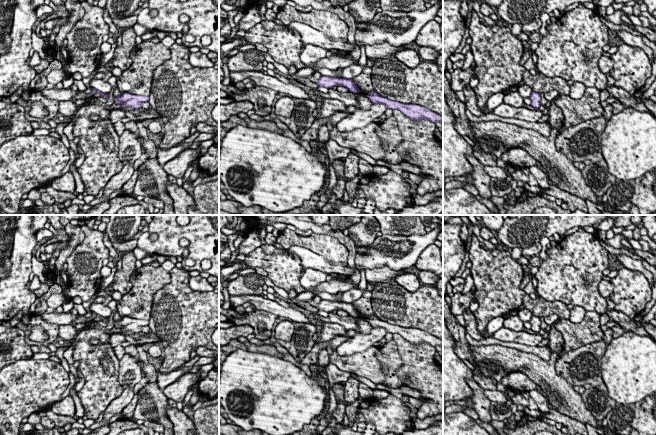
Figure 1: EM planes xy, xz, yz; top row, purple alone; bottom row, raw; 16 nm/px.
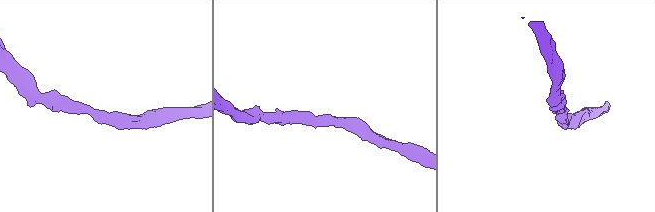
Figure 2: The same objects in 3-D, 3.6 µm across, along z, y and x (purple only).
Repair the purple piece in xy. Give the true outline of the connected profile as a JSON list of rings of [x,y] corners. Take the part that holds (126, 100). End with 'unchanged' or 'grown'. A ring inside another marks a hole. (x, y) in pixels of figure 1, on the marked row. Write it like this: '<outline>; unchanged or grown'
[[[122,93],[119,97],[114,97],[114,103],[124,108],[132,107],[140,109],[141,104],[149,101],[149,96],[134,95],[131,93]]]; unchanged

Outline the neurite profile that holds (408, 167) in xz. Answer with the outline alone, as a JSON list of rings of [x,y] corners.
[[[400,162],[400,163],[398,163],[401,167],[402,167],[402,169],[403,170],[406,170],[408,173],[410,172],[410,173],[415,173],[415,174],[417,174],[417,175],[419,175],[419,176],[427,176],[428,174],[427,173],[423,173],[421,170],[420,170],[420,168],[419,167],[417,167],[417,166],[415,166],[415,165],[412,165],[412,164],[410,164],[410,163],[406,163],[406,162]]]

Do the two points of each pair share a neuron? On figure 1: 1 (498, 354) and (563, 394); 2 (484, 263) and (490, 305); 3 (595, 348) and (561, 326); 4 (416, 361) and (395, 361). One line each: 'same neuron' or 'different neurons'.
1: same neuron
2: same neuron
3: different neurons
4: different neurons

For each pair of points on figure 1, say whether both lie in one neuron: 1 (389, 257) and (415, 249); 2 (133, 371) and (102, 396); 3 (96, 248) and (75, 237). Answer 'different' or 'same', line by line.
1: same
2: different
3: different

